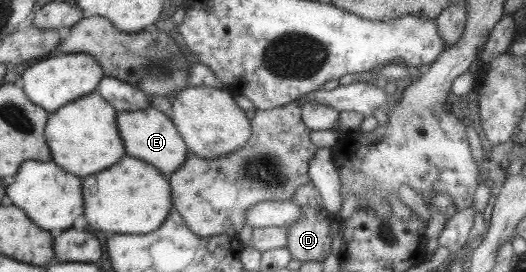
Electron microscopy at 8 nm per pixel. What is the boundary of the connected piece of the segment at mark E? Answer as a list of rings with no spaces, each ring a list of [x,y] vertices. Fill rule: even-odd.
[[[151,106],[137,111],[116,111],[115,124],[119,138],[123,142],[125,155],[152,165],[166,176],[173,173],[185,161],[187,146],[177,133],[168,113]]]

